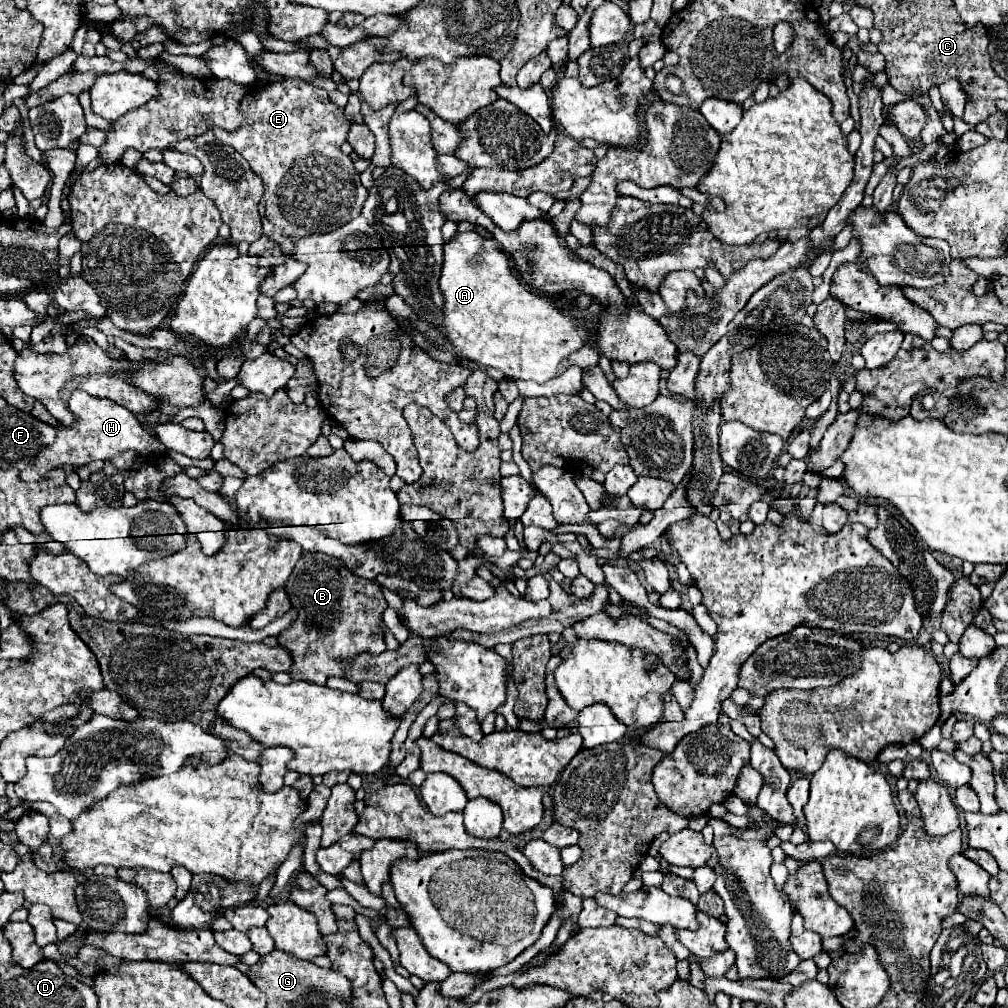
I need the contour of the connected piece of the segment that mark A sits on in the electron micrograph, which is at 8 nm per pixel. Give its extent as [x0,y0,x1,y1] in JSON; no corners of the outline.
[436,233,588,383]

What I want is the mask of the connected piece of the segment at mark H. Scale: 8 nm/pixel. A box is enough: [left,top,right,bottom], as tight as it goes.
[50,391,166,467]

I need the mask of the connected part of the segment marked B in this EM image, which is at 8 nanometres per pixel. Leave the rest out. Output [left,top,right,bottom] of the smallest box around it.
[278,553,388,685]

